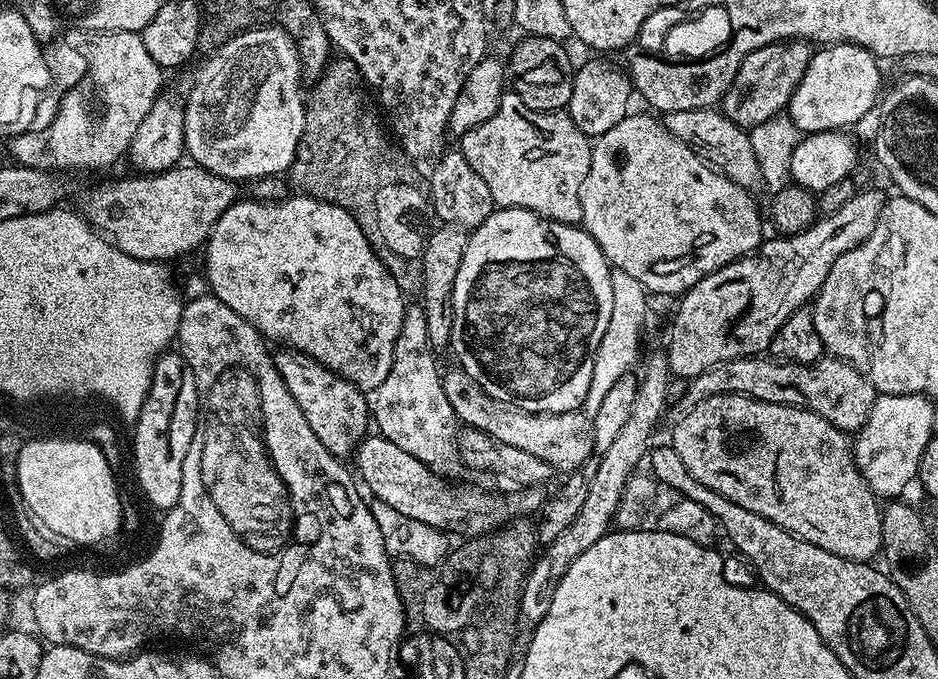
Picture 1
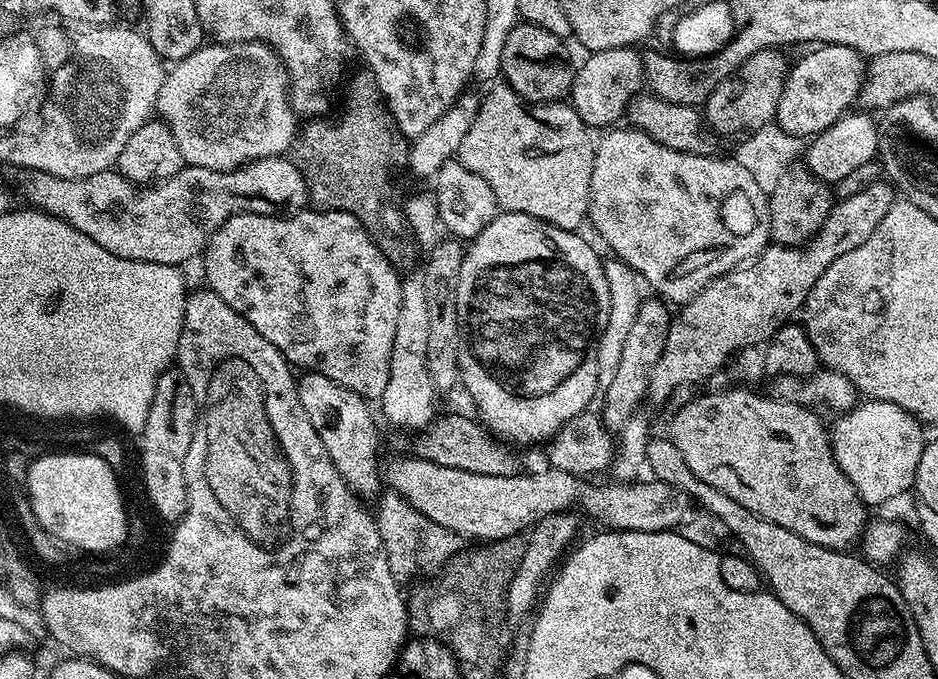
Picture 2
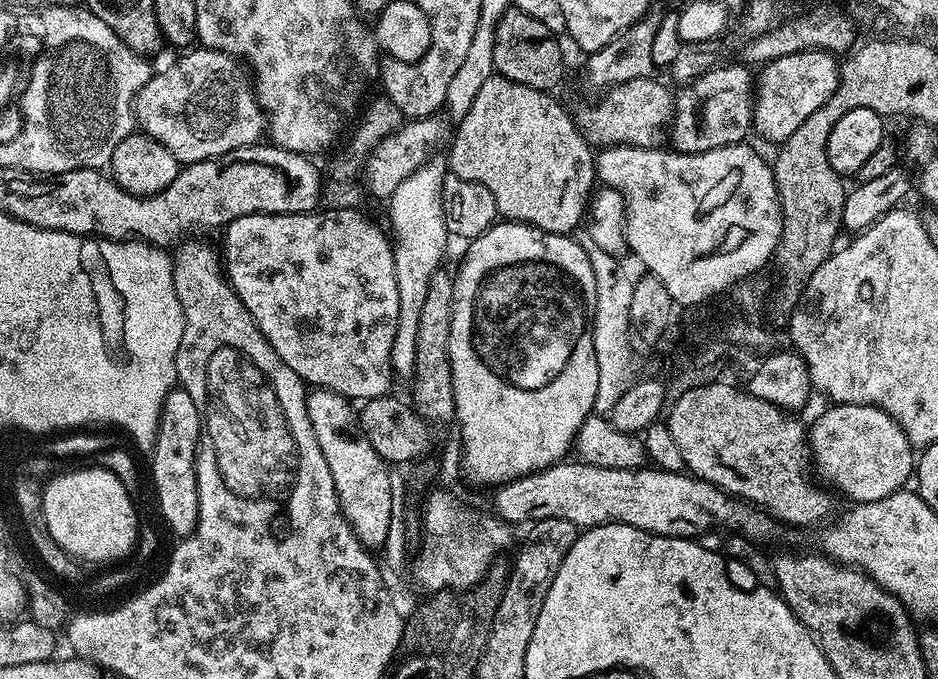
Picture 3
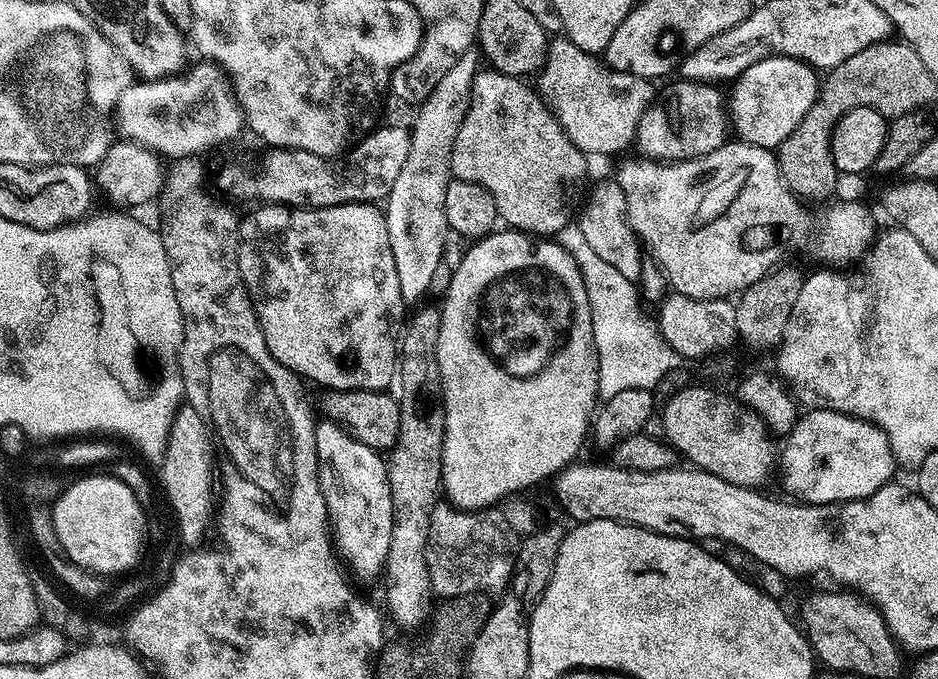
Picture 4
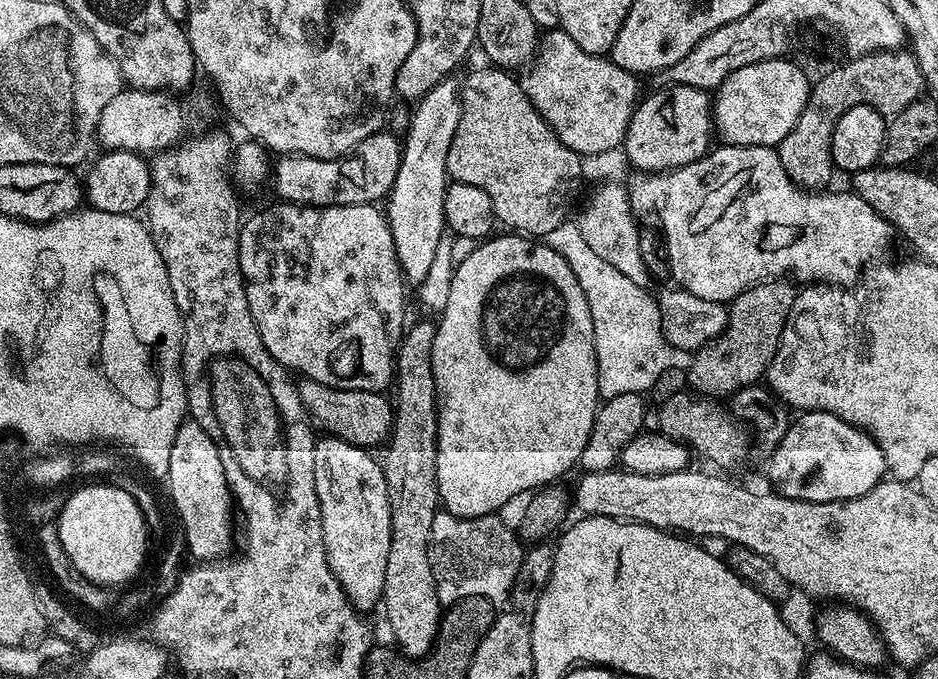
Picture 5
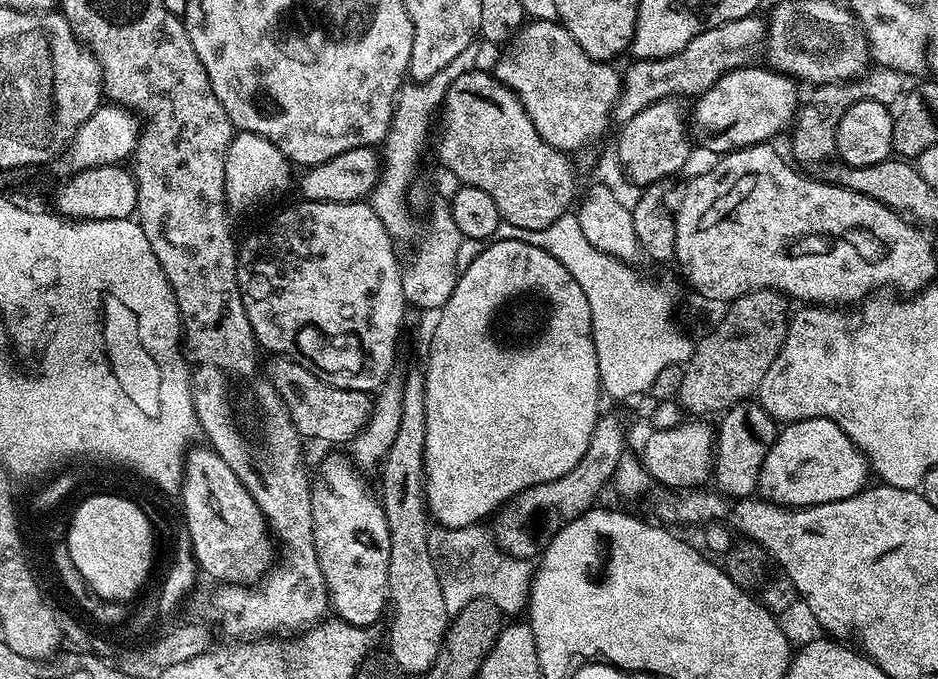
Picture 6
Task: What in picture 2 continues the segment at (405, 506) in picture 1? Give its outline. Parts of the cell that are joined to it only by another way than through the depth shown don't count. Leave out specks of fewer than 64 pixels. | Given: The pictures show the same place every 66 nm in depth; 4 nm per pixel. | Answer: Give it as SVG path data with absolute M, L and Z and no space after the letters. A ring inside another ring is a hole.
M407 454L396 456L383 465L382 480L438 526L444 526L462 538L474 536L484 542L519 537L537 520L552 512L572 512L578 508L605 529L622 532L679 529L690 512L687 493L661 480L637 478L631 482L591 484L591 479L551 466L544 466L541 472L524 470L515 476L494 477L447 468Z

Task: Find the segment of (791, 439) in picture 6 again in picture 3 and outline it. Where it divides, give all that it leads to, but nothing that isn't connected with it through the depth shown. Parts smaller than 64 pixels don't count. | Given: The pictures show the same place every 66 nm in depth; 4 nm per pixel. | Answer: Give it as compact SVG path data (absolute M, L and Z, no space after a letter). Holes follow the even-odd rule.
M832 404L807 429L810 460L820 471L819 479L827 482L837 493L849 496L849 501L865 504L878 498L886 498L890 494L901 491L904 484L914 476L914 446L906 438L906 434L882 409L865 404Z

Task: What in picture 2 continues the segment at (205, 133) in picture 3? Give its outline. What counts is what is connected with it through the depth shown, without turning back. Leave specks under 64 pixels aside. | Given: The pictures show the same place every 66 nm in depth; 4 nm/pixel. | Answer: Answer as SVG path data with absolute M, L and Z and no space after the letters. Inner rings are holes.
M257 40L237 44L208 42L203 48L194 50L194 54L175 61L167 69L158 90L154 112L174 134L185 165L194 168L228 172L250 160L282 156L293 147L298 135L298 117L292 110L292 101L282 79L280 59L272 47Z

